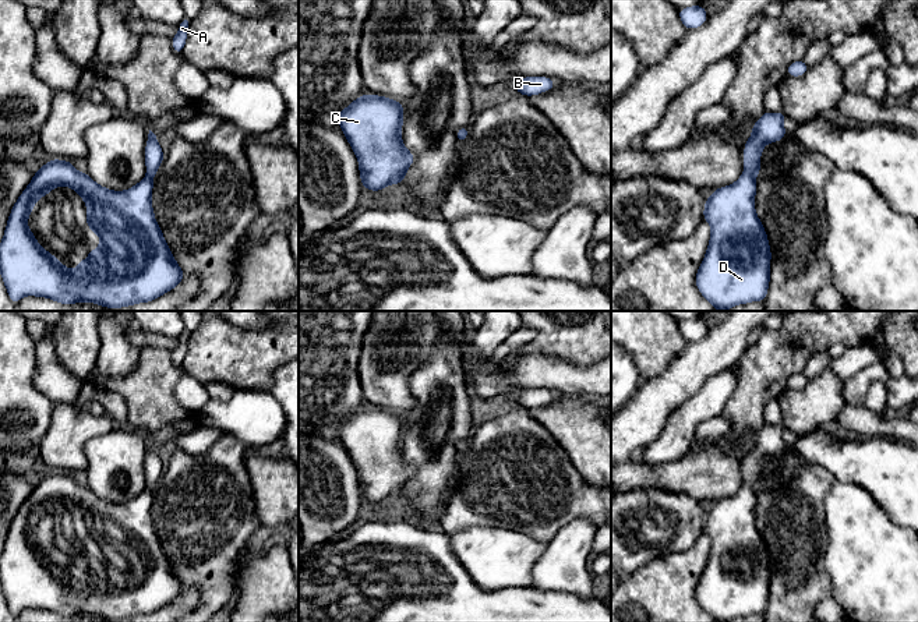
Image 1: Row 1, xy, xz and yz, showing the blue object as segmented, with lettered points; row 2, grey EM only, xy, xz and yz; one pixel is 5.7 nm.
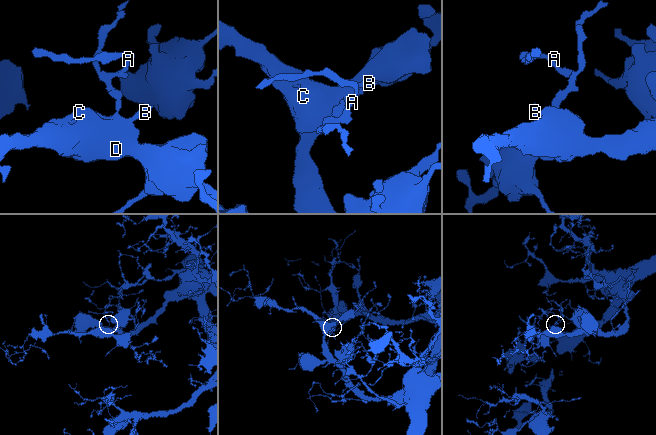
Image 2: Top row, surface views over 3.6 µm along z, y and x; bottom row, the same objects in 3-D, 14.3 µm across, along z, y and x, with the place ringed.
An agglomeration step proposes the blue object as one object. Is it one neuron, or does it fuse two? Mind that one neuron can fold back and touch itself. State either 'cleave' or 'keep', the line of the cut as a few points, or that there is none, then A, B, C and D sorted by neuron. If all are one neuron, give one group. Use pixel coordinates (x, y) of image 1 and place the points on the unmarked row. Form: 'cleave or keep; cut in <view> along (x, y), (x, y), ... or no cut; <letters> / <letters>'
keep; no cut; A B C D

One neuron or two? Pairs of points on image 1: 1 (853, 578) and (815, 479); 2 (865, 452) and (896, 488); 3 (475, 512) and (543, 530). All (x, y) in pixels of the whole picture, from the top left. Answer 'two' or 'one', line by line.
1: two
2: one
3: one

